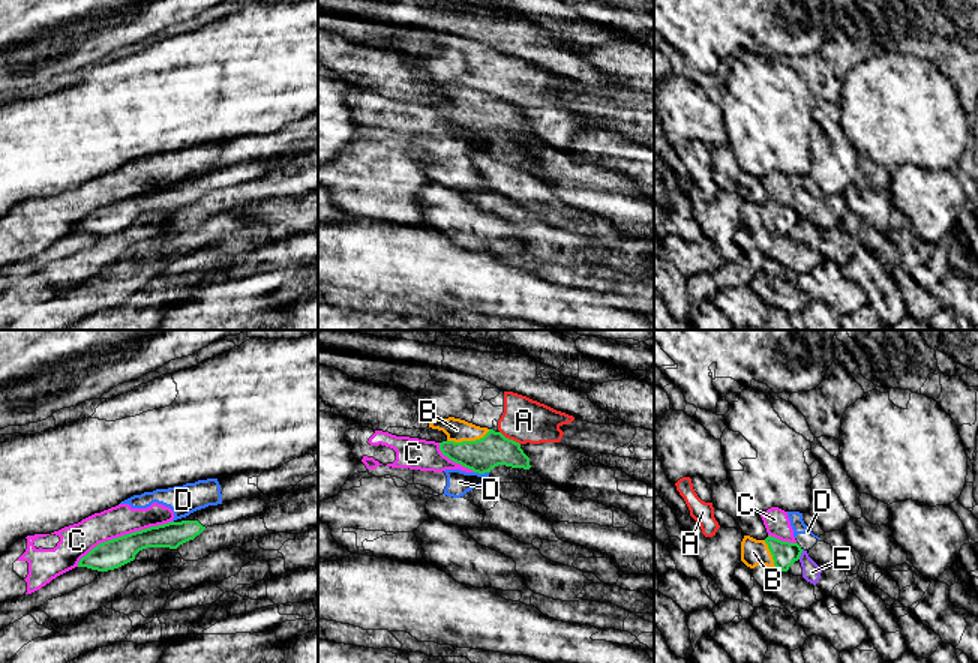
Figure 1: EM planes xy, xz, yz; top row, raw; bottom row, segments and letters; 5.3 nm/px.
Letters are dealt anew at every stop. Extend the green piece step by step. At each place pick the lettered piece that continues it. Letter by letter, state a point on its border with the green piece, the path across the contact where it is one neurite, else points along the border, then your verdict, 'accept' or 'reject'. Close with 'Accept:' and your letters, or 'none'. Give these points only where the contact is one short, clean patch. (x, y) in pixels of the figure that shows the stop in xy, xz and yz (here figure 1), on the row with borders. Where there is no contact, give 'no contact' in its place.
A: xz (510, 440) | along xz (500, 431), (519, 444) | reject
B: xz (468, 441) | across xz (494, 449), (476, 449), (468, 441), (456, 429) | accept
C: xy (122, 536) | along xy (171, 521), (99, 542), (77, 566) | reject
D: xz (482, 473) | along xz (474, 471), (488, 473) | reject
E: yz (800, 555) | along yz (803, 551), (798, 558) | reject
Accept: B

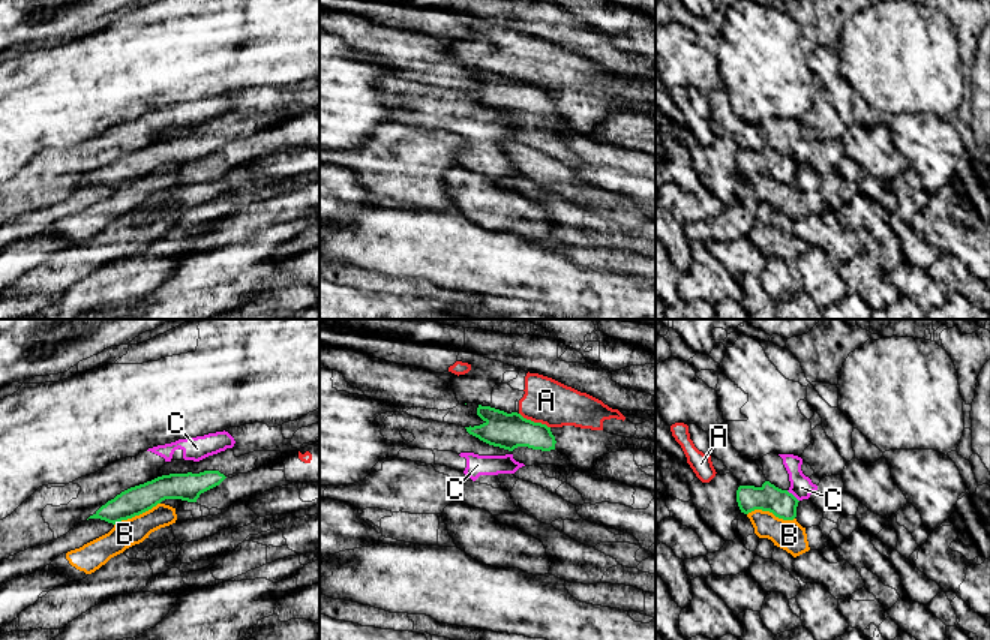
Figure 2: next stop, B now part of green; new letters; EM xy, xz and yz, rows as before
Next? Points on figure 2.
A: xz (533, 421) | along xz (519, 412), (549, 427) | reject
B: yz (771, 511) | along yz (747, 513), (768, 510), (779, 517), (794, 519) | reject
C: yz (792, 495) | along yz (786, 490), (798, 501) | reject
Accept: none

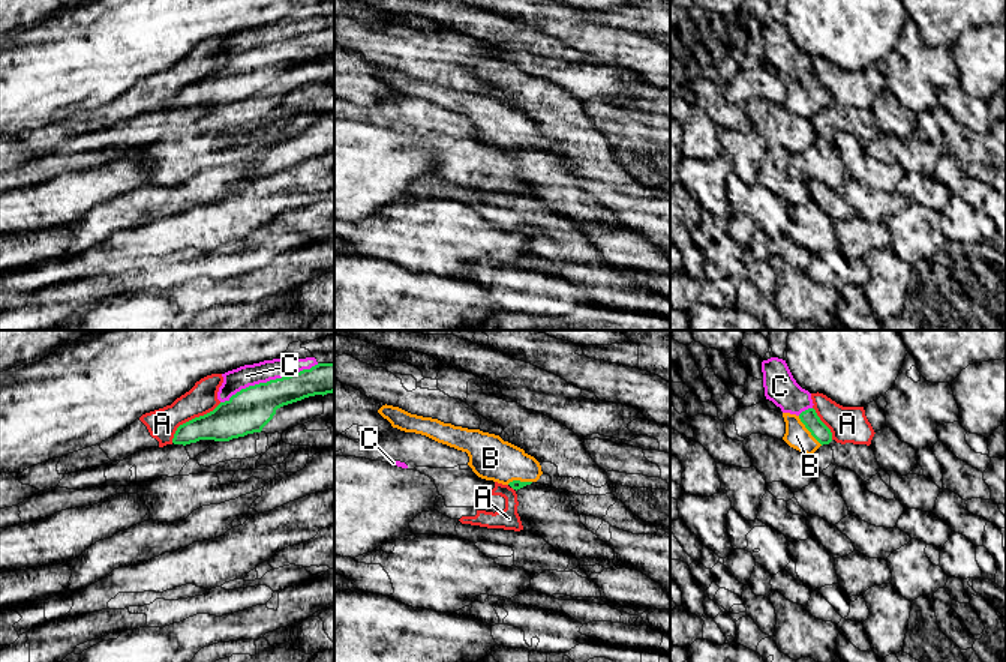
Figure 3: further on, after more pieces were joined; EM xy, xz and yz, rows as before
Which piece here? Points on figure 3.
A: xy (192, 419) | reject
B: yz (808, 430) | across yz (808, 418), (808, 430), (796, 436) | accept
C: xy (270, 380) | along xy (318, 364), (287, 376), (249, 385), (221, 403) | reject
Accept: B

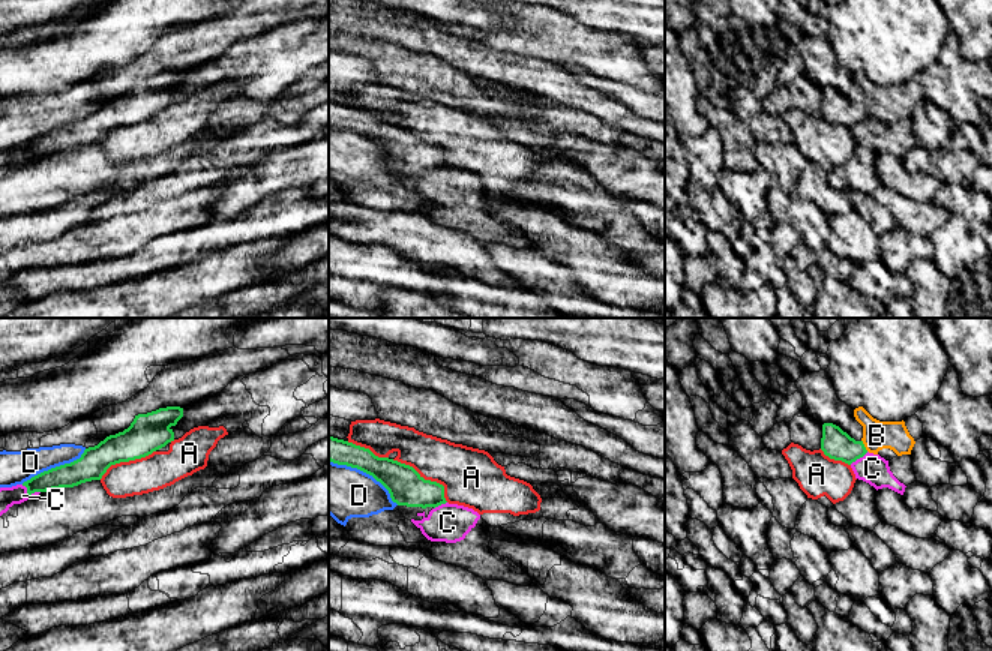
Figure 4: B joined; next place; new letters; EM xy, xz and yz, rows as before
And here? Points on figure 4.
A: xz (423, 479) | reject
B: yz (863, 446) | reject
C: xy (29, 494) | reject
D: xz (366, 473) | reject
Accept: none

